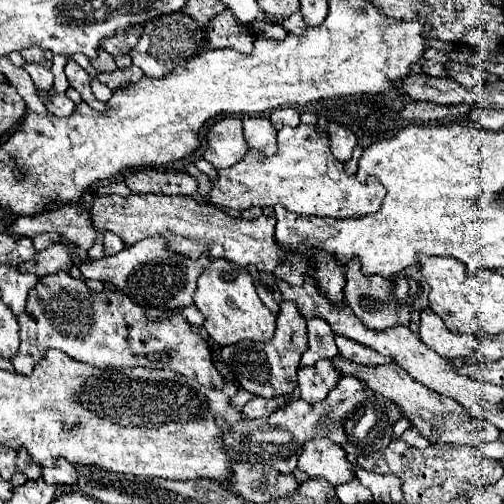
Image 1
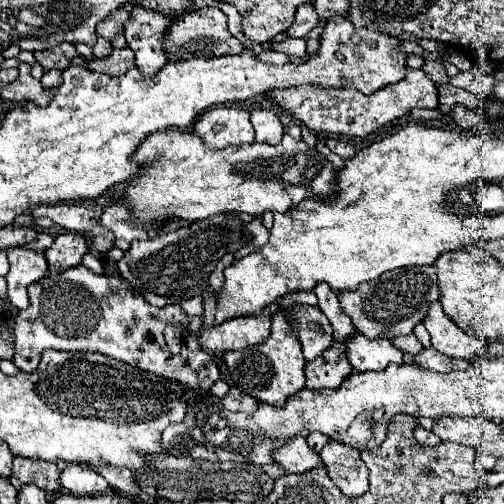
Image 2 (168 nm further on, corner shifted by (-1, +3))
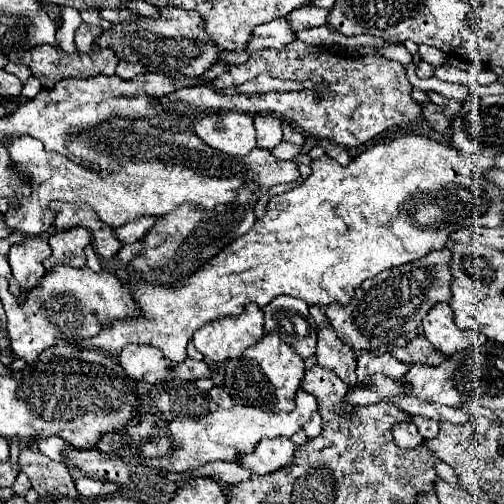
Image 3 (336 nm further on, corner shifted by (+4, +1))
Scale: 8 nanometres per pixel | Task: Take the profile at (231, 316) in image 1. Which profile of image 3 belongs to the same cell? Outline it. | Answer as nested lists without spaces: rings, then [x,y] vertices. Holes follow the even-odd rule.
[[[249,303],[245,306],[244,312],[238,316],[228,316],[204,324],[200,330],[194,332],[194,346],[198,352],[202,352],[208,360],[212,362],[224,362],[238,358],[246,348],[254,346],[264,332],[264,314],[260,307],[255,303]]]

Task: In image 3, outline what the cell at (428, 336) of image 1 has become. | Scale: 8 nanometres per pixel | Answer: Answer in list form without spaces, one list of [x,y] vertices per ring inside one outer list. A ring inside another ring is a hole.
[[[440,302],[436,304],[428,316],[422,320],[424,336],[436,344],[436,350],[440,350],[444,356],[450,356],[454,352],[460,352],[468,346],[484,344],[488,338],[478,330],[462,330],[454,324],[454,314],[450,310],[450,304]]]

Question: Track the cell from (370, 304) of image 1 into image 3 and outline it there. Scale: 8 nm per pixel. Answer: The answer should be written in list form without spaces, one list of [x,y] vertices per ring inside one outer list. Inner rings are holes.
[[[448,248],[434,250],[416,262],[384,270],[376,278],[364,282],[348,306],[326,306],[324,316],[336,330],[336,336],[348,344],[356,356],[366,350],[386,346],[398,336],[416,332],[422,318],[434,304],[450,302],[450,288],[444,288],[448,284],[442,282],[442,276],[450,274],[450,256],[452,252]]]

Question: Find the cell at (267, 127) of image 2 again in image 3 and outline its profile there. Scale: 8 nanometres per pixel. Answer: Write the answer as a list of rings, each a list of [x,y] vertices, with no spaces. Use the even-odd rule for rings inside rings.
[[[258,114],[254,118],[256,126],[256,140],[260,148],[274,148],[282,140],[282,118],[272,116],[272,114]]]

